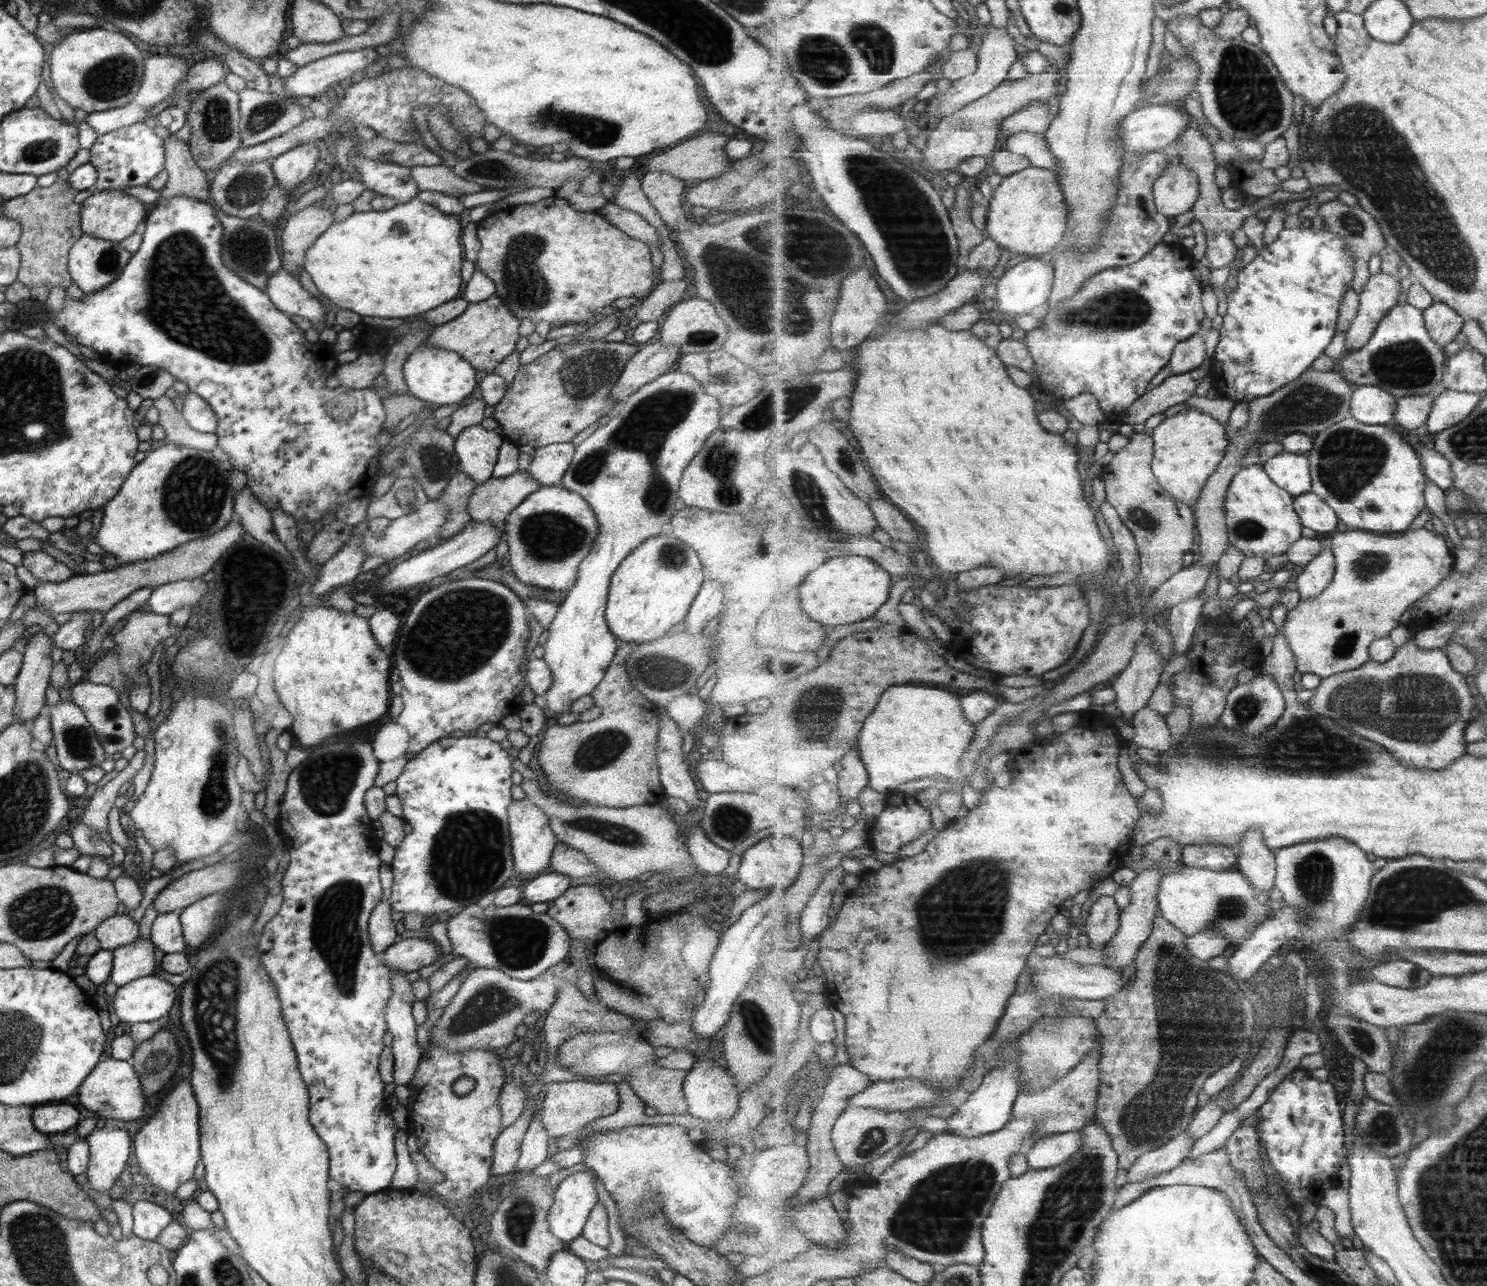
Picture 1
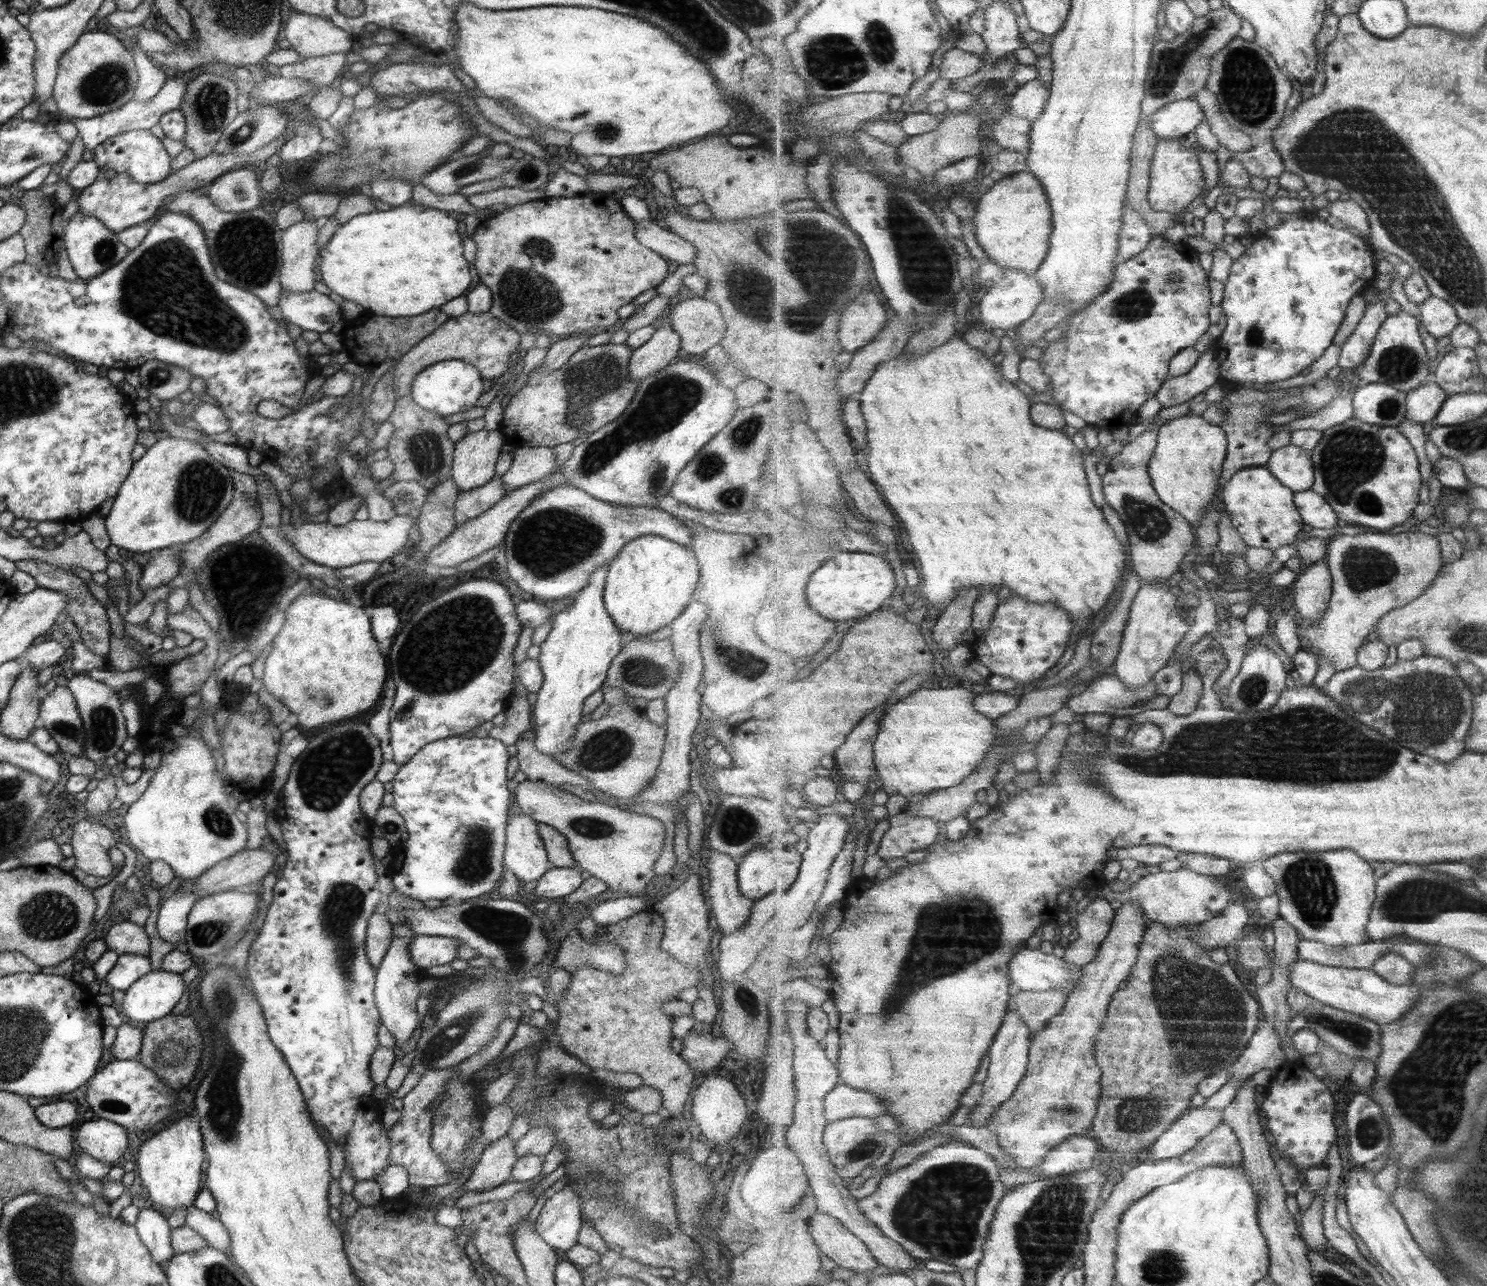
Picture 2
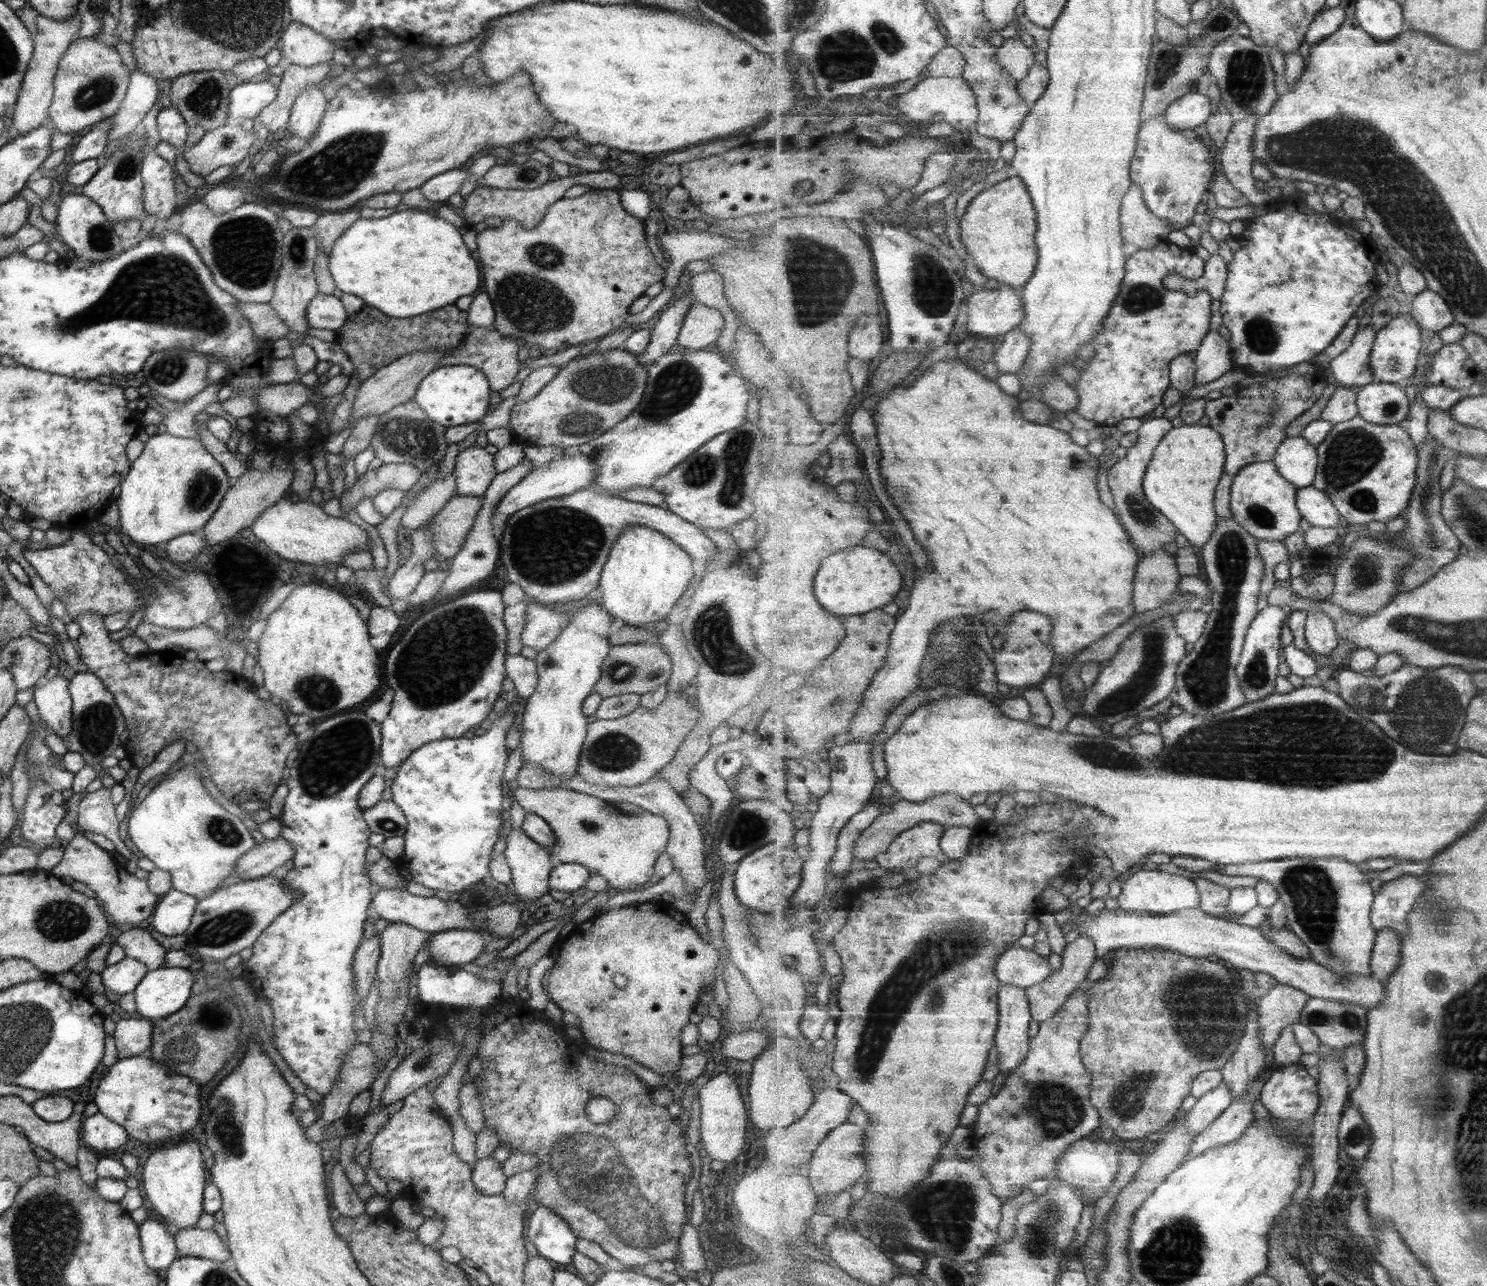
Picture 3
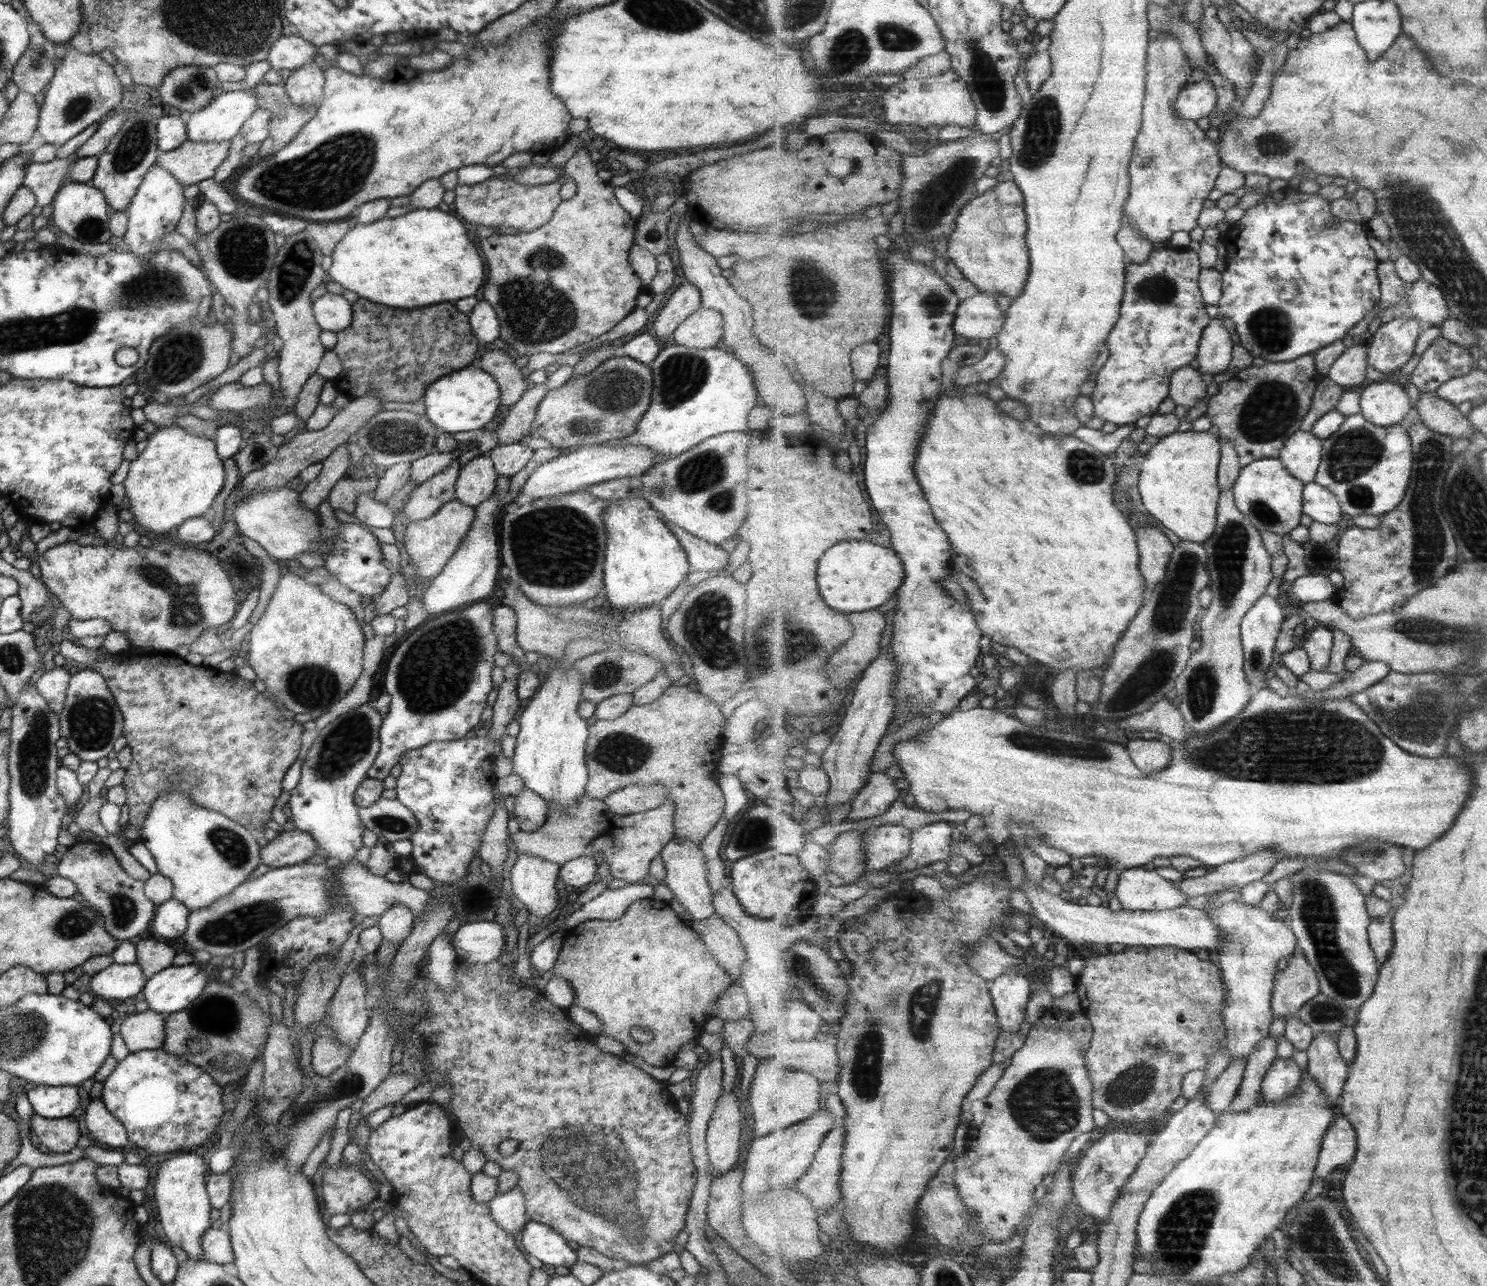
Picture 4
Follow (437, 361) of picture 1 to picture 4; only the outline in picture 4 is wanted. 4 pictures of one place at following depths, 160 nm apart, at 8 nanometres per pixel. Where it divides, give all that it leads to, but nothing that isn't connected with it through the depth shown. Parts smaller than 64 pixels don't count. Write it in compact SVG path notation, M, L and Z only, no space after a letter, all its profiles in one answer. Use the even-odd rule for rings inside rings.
M461 368L429 384L423 394L425 417L442 433L470 432L483 428L495 416L499 405L499 387L491 375L479 368Z

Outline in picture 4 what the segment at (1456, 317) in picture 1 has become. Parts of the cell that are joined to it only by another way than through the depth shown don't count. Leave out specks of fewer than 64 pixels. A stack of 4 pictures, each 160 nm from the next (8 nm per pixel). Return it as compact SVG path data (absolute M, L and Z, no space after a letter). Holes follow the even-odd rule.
M1423 278L1410 285L1406 301L1411 315L1419 319L1425 327L1440 326L1451 317L1442 289Z

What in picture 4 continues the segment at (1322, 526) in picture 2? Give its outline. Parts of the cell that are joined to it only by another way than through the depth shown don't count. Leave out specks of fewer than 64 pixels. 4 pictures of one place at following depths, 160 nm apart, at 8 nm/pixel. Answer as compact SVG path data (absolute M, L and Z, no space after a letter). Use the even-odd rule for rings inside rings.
M1315 481L1306 484L1304 490L1304 514L1313 521L1323 524L1337 524L1343 518L1344 511L1339 498Z

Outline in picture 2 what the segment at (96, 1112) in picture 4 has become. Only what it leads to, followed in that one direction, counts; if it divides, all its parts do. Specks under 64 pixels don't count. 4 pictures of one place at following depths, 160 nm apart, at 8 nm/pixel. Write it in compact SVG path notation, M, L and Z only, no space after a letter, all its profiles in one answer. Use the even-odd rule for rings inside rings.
M93 1118L77 1128L74 1143L110 1168L121 1156L127 1155L127 1130L114 1122Z

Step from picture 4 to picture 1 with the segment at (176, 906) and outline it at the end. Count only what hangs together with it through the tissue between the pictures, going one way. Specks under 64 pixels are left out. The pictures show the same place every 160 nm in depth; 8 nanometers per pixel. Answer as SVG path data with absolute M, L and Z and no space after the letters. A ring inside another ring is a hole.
M179 911L157 914L152 921L150 941L154 948L161 950L164 954L179 953L187 948L178 921L179 914L181 914Z

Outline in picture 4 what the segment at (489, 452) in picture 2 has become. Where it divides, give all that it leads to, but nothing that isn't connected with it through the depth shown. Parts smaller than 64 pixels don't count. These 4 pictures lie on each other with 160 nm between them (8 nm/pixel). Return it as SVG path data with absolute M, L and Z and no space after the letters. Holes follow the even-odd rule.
M490 457L471 458L460 466L454 484L454 500L473 508L479 506L493 496L497 476Z

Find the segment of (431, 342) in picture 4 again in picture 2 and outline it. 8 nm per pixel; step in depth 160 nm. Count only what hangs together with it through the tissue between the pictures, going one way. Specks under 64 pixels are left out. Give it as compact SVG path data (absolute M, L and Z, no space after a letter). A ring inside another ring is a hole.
M438 308L417 316L397 318L361 314L345 323L345 327L339 334L340 343L342 344L343 352L349 355L352 362L367 368L375 367L385 359L397 361L422 338L425 338L438 326L441 326L448 318L449 316L443 314ZM405 322L407 322L407 326L405 326Z

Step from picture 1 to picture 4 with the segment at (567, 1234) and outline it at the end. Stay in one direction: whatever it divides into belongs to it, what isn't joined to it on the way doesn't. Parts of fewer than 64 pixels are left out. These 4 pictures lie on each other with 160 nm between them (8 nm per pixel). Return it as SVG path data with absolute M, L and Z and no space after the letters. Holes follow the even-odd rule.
M528 1220L523 1226L519 1244L523 1252L547 1266L565 1266L570 1269L578 1258L567 1241L546 1224Z

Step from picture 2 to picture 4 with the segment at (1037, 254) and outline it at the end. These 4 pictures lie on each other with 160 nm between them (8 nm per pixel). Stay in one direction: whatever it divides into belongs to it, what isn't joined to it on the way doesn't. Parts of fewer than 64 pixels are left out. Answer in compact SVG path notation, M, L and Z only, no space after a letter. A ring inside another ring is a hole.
M1007 177L982 195L971 199L957 216L956 229L948 241L947 259L953 260L955 266L979 291L995 296L997 292L1015 300L1026 290L1030 278L1030 248L1026 239L1028 231L1025 197L1022 188Z

